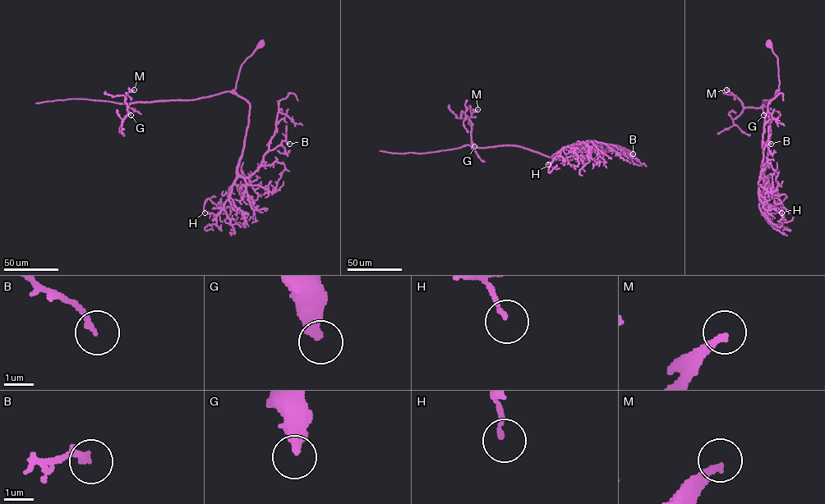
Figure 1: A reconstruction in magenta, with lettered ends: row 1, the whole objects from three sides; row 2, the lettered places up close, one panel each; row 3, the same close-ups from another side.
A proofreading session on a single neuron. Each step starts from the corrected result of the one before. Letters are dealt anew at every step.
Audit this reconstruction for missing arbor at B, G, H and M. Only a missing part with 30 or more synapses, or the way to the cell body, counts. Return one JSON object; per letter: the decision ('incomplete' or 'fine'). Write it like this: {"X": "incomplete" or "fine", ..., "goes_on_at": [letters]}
{"B": "fine", "G": "fine", "H": "fine", "M": "incomplete", "goes_on_at": ["M"]}

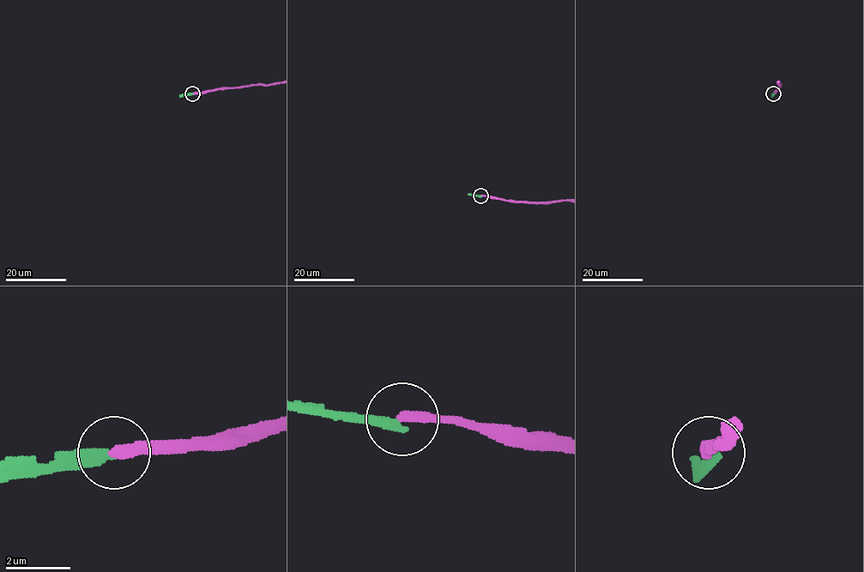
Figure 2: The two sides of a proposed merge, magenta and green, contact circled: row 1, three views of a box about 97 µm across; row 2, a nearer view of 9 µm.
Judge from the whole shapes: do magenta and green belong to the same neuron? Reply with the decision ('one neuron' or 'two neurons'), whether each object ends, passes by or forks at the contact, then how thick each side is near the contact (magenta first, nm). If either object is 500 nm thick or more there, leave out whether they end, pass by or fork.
two neurons | magenta ends | green ends | 300/360 nm

